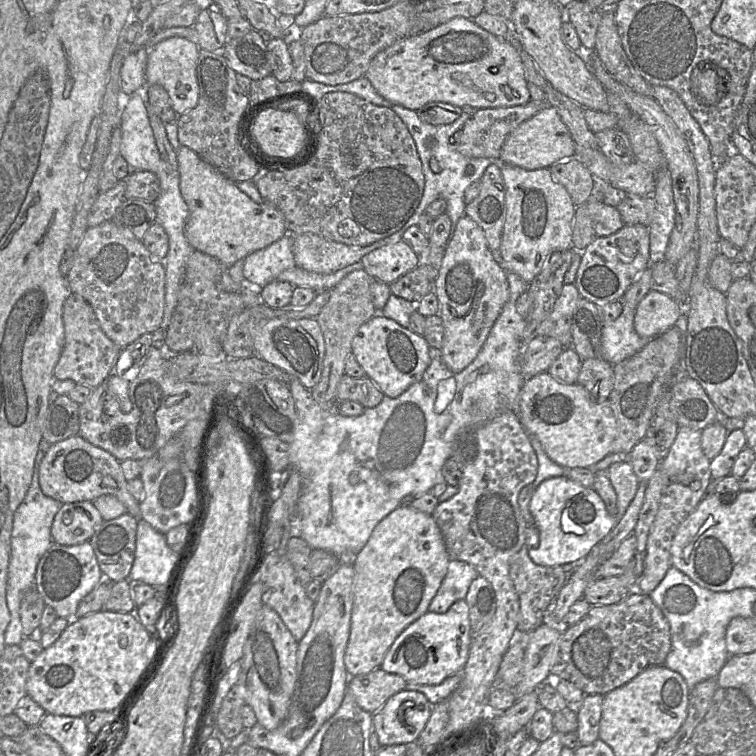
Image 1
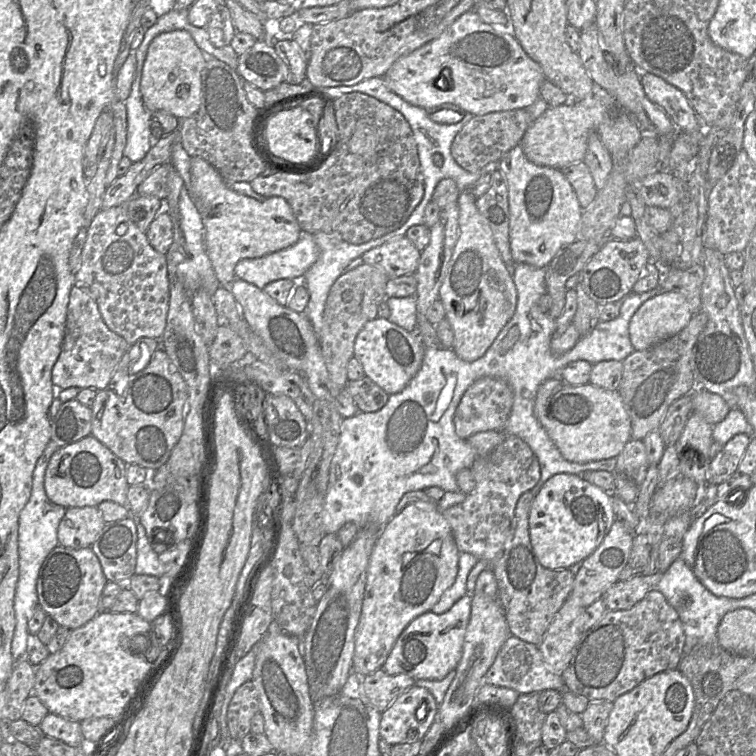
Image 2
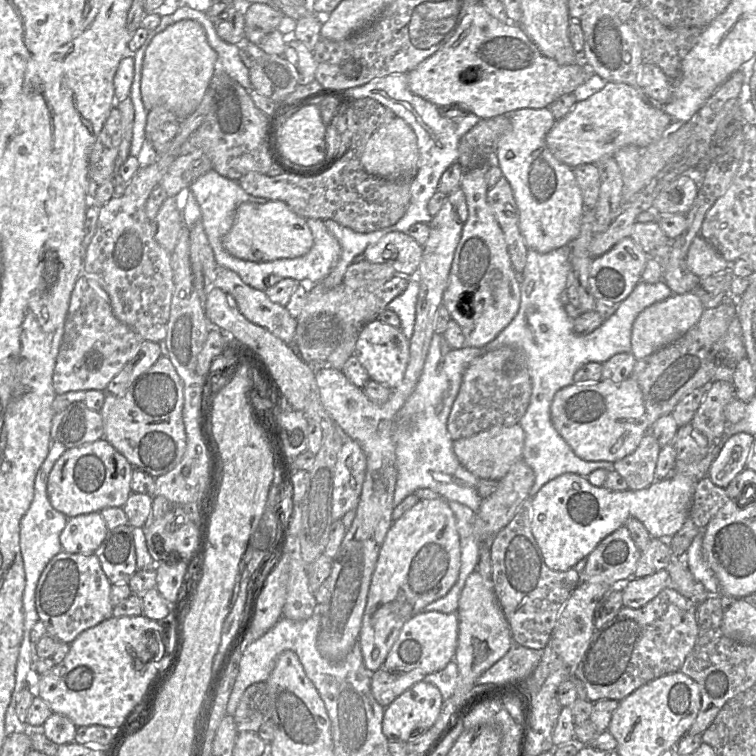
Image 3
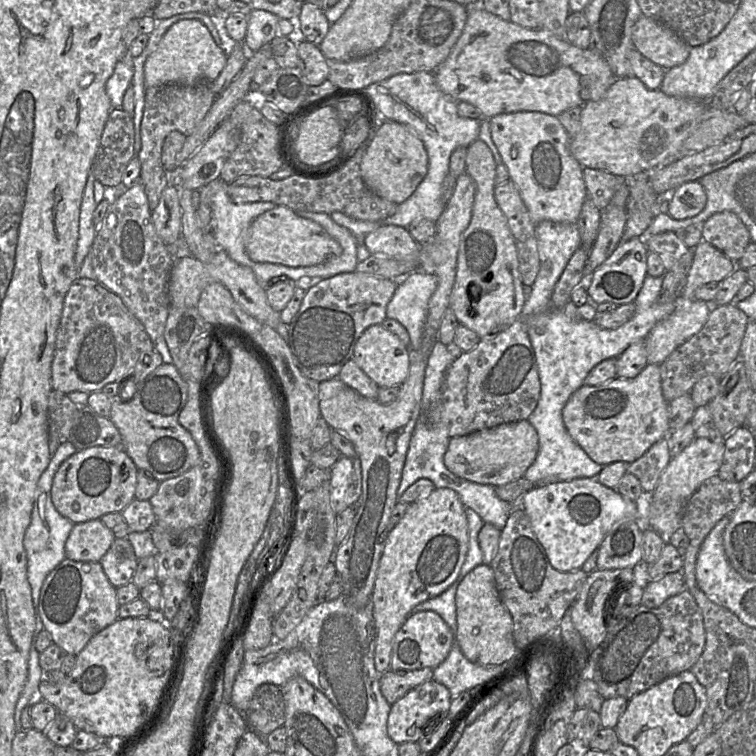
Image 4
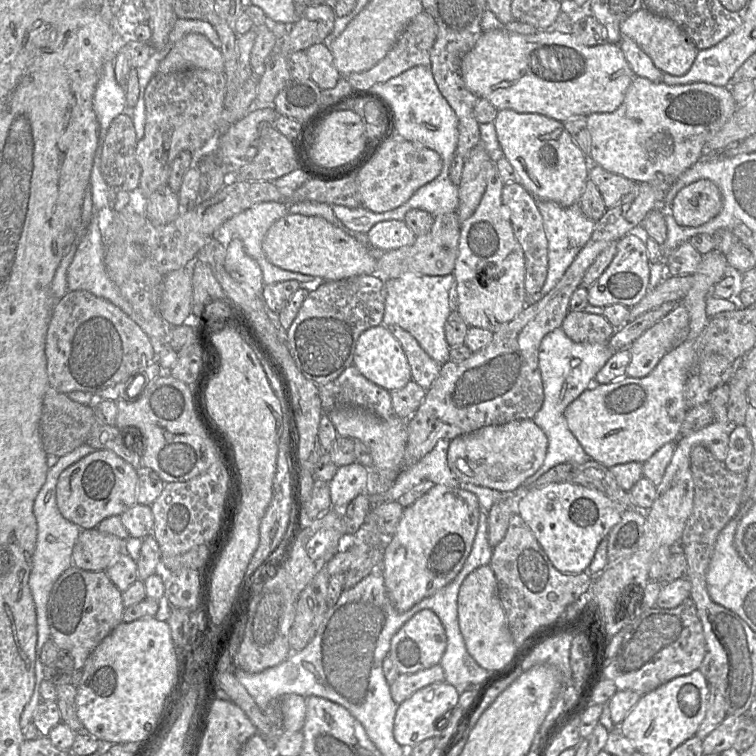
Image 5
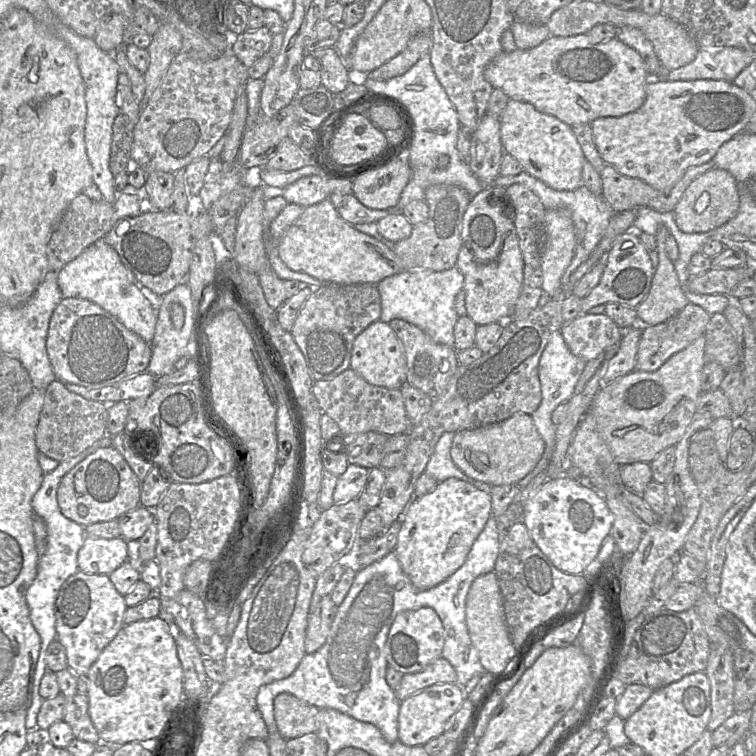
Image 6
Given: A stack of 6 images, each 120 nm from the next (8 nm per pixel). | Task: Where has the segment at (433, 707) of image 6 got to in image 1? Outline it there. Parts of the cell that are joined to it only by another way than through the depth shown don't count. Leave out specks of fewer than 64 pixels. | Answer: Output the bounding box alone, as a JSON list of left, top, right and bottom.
[373,690,433,746]

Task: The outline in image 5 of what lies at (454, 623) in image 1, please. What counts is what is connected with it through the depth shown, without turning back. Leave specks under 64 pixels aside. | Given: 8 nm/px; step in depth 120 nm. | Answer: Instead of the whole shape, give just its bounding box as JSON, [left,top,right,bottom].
[389,609,447,674]

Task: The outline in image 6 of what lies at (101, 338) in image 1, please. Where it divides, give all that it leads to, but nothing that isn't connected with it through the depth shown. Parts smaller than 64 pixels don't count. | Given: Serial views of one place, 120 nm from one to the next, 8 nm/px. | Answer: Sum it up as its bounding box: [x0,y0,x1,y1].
[46,298,152,389]

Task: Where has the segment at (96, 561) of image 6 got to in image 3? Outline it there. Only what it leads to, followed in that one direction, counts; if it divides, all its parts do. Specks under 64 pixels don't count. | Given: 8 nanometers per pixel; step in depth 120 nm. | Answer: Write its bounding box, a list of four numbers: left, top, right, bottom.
[60,512,107,554]

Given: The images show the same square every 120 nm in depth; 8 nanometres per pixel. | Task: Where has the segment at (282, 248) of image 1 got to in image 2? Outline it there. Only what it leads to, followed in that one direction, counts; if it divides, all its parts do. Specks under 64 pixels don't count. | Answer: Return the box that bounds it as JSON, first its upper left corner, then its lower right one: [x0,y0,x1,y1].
[235,231,319,289]

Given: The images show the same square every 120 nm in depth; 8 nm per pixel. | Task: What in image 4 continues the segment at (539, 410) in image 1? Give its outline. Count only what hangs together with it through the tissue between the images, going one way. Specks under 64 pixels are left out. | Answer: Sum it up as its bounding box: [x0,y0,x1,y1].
[562,364,669,463]

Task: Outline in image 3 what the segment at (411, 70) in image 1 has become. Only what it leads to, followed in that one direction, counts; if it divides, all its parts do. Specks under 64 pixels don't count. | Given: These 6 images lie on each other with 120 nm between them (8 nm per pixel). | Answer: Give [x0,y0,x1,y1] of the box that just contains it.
[407,1,591,119]

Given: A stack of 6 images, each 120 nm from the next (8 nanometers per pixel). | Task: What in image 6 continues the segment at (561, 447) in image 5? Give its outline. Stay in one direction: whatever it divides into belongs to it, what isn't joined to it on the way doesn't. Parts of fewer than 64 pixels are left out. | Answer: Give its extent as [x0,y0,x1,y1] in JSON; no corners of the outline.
[517,331,587,488]

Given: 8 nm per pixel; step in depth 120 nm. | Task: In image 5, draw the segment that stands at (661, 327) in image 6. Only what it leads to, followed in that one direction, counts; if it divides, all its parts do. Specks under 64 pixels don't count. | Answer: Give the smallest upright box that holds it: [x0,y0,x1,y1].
[626,303,689,378]

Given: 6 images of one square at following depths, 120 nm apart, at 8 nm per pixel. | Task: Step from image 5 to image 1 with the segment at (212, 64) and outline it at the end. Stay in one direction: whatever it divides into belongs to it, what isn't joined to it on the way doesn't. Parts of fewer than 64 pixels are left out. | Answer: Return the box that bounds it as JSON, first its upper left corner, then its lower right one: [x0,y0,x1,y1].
[146,37,199,114]

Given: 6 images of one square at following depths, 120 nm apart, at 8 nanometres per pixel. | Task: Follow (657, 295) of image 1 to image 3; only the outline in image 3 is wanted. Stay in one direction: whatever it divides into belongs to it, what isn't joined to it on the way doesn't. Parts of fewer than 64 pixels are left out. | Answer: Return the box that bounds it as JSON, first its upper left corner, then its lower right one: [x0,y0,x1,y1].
[631,292,704,360]

